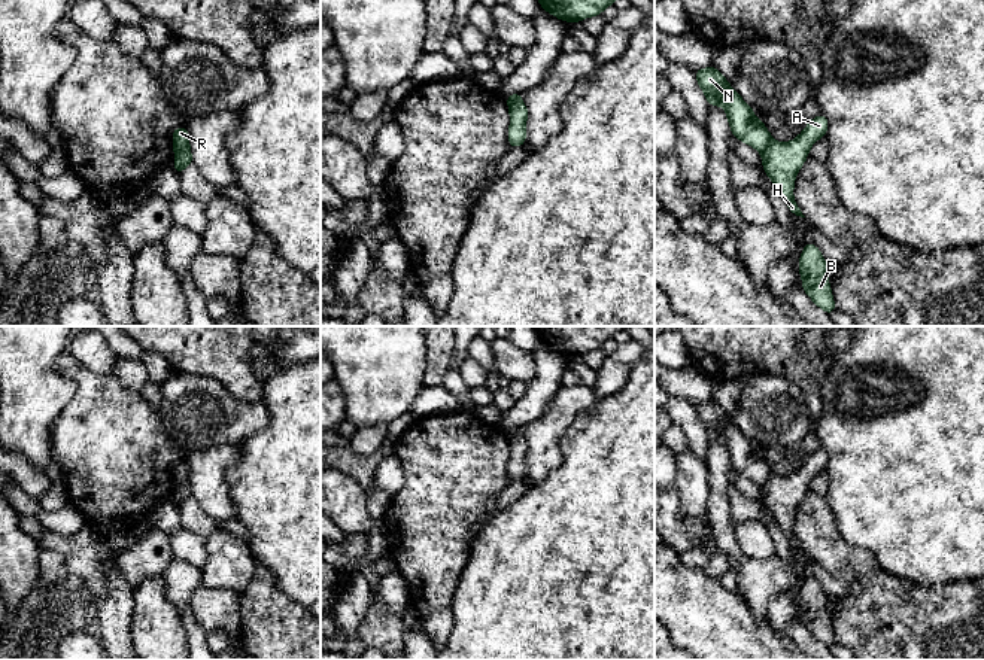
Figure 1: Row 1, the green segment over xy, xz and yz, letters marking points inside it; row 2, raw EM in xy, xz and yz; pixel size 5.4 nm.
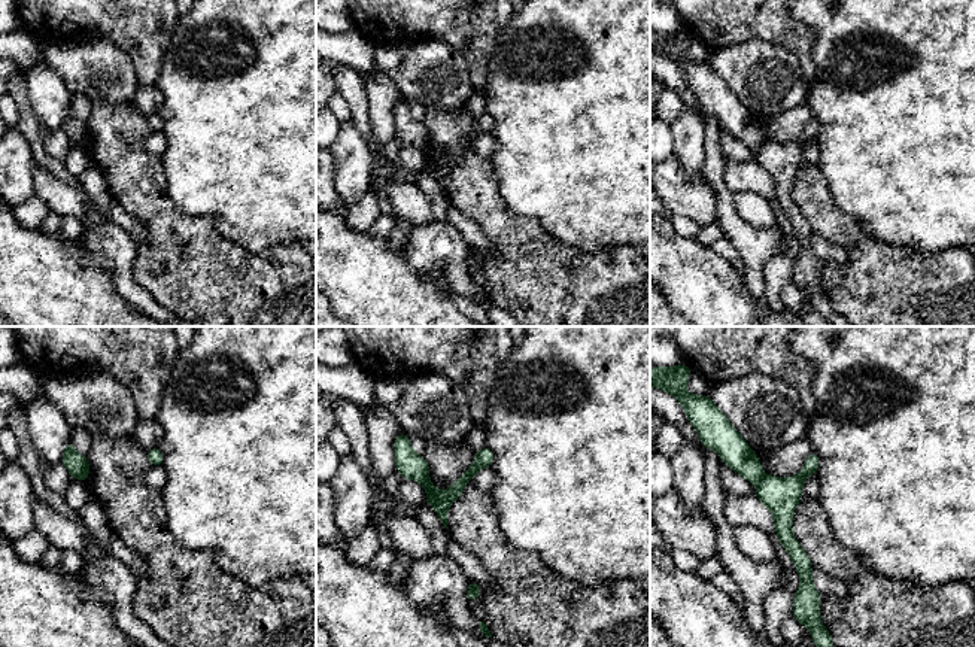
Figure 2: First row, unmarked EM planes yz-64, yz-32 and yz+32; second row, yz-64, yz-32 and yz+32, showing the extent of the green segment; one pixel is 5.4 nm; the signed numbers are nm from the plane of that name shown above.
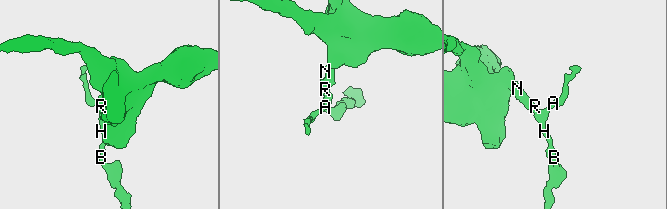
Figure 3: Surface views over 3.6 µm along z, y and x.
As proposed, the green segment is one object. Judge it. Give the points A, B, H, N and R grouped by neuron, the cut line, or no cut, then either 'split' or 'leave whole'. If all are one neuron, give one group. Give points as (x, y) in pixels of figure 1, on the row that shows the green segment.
groups A B H / N R; cut xy (188, 145), (175, 151); split

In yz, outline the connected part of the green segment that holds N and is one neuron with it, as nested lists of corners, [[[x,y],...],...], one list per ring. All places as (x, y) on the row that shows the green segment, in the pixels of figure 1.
[[[716,67],[695,70],[695,74],[708,104],[725,109],[734,137],[762,153],[772,139],[768,128],[754,116],[753,109]]]

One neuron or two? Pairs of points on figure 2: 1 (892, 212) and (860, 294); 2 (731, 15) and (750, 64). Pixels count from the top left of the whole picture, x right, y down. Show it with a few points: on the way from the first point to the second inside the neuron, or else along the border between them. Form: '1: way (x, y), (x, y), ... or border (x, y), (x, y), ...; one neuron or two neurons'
1: border (854, 218), (877, 239), (914, 251); two neurons
2: border (777, 43), (747, 39), (710, 51); two neurons

